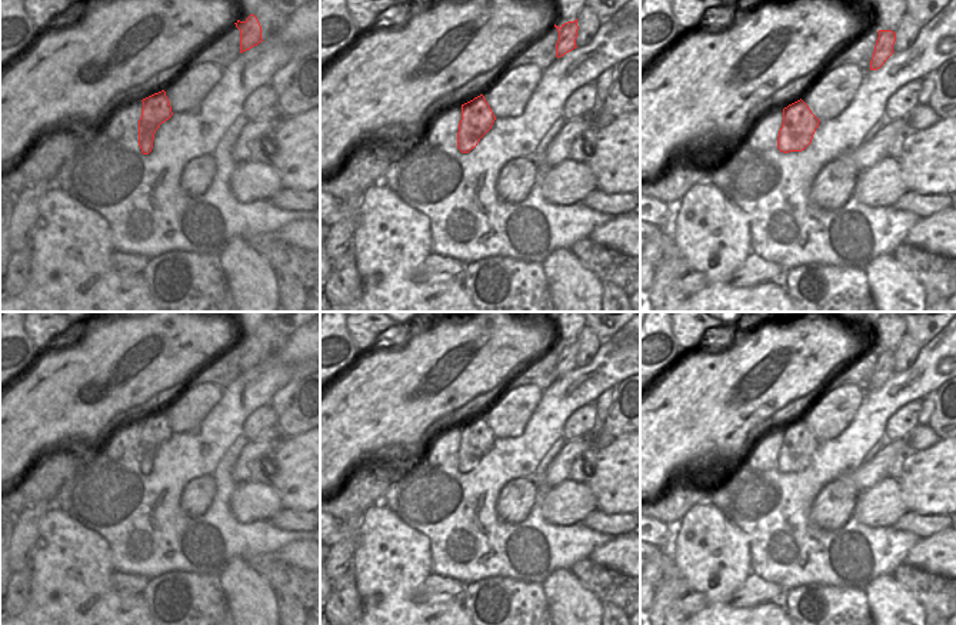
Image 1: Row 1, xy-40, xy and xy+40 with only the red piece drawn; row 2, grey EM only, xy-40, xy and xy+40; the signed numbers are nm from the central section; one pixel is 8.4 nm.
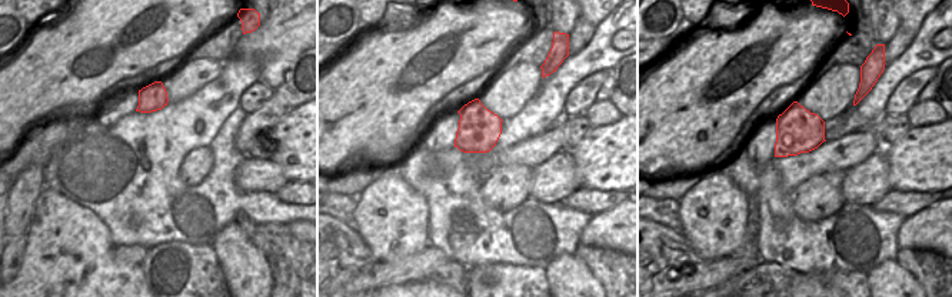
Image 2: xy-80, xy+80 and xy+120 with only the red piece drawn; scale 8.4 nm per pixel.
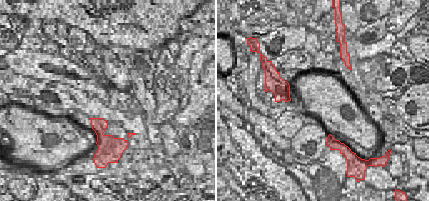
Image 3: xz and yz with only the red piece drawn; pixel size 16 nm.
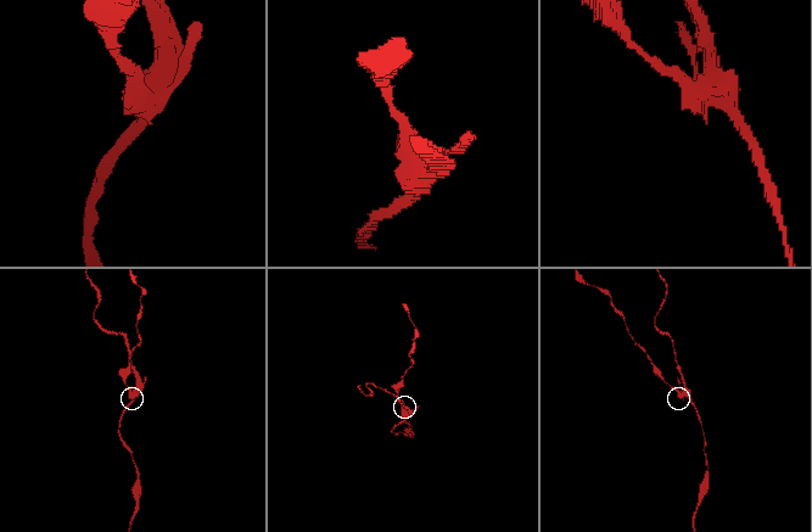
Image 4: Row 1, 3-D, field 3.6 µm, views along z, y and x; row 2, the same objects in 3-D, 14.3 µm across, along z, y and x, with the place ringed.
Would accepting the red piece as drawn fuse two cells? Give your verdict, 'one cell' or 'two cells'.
two cells

